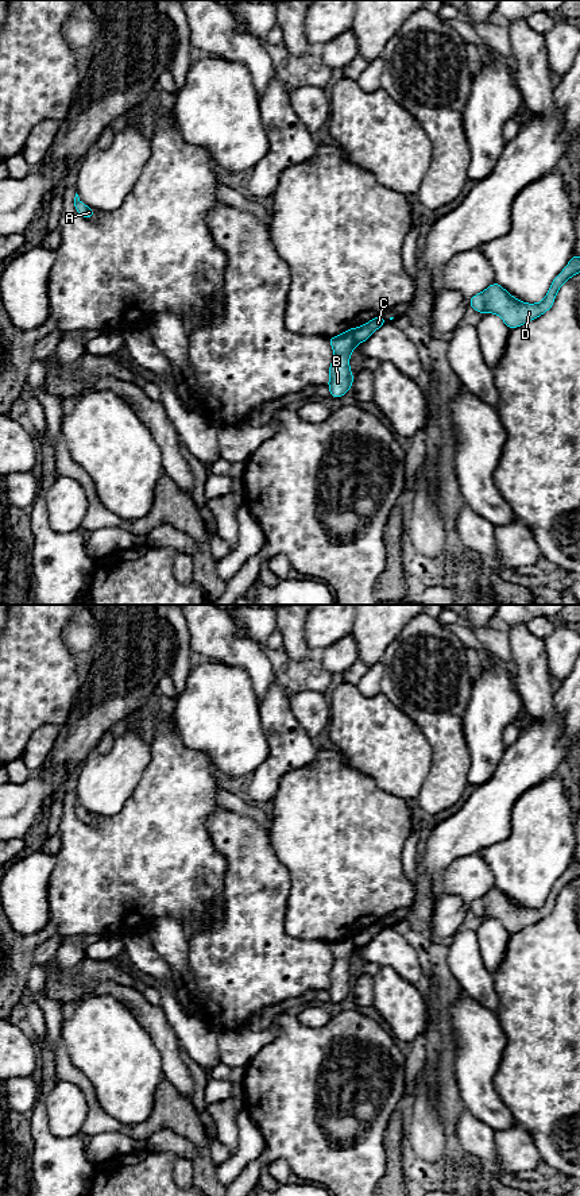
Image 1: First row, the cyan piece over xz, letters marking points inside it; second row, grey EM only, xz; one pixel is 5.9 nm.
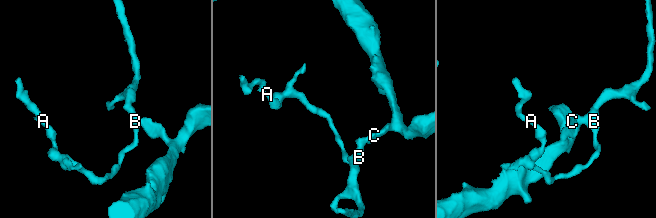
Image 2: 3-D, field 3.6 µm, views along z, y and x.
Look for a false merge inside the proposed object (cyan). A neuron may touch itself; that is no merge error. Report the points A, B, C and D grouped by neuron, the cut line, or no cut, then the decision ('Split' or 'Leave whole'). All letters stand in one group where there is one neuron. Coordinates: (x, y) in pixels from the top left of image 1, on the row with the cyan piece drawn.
Groups: A B / C D. Split along xz (350, 328), (356, 343). Split

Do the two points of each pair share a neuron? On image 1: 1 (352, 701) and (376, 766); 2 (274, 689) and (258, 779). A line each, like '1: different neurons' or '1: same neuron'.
1: same neuron
2: same neuron

